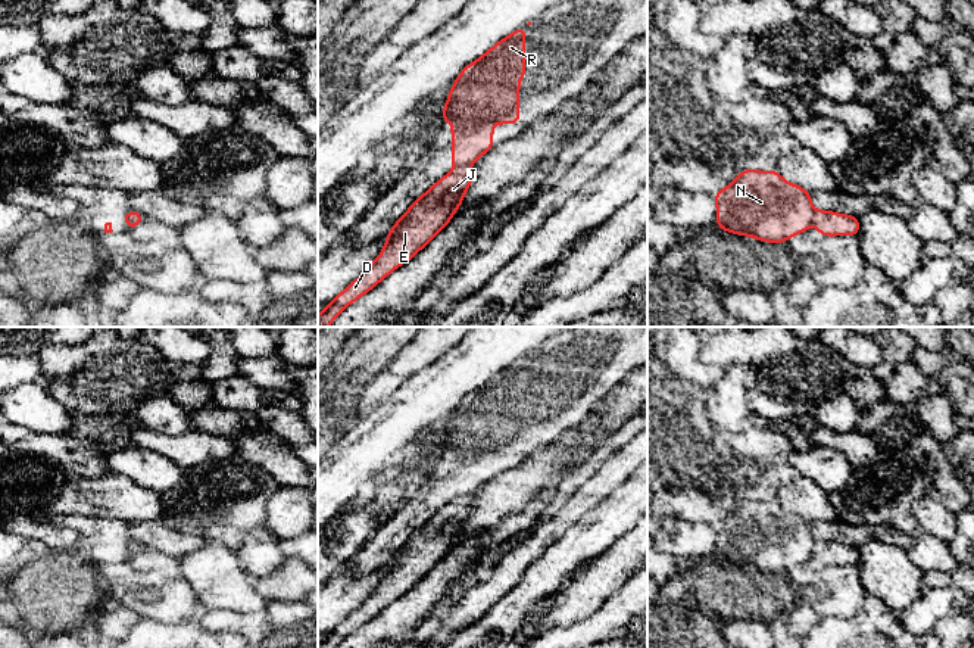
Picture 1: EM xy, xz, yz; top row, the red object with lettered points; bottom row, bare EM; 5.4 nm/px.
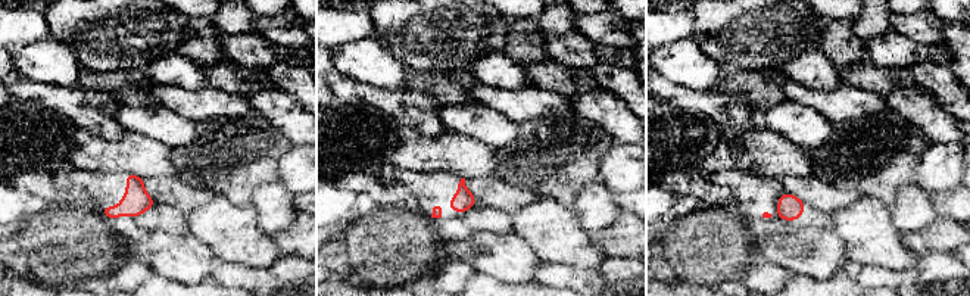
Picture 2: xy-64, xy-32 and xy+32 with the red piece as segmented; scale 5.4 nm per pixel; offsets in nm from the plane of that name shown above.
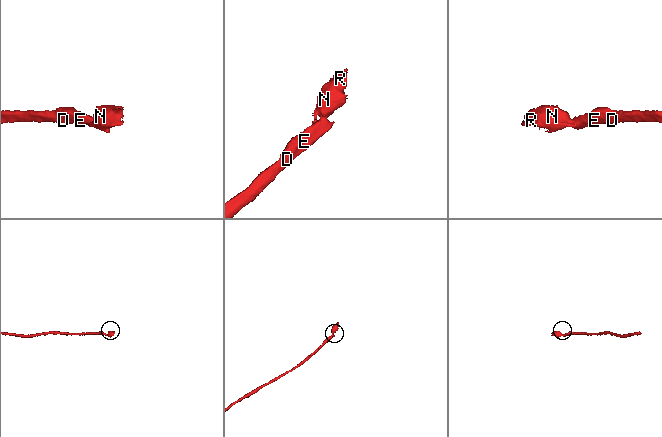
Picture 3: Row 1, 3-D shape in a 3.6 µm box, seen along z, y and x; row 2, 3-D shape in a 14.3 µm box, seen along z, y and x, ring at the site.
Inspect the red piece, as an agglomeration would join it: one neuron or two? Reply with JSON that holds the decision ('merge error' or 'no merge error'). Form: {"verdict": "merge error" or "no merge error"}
{"verdict": "merge error"}

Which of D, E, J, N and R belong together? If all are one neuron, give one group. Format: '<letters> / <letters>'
D E J / N R

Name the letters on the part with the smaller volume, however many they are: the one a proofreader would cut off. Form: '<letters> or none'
N, R

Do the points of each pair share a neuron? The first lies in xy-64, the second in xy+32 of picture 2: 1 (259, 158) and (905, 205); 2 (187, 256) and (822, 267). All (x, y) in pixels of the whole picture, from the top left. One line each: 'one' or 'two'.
1: two
2: one

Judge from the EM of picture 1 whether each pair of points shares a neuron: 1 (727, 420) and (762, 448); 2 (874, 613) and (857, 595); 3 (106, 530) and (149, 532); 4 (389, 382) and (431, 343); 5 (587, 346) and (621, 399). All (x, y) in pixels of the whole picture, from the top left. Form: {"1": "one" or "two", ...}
{"1": "two", "2": "two", "3": "two", "4": "one", "5": "two"}

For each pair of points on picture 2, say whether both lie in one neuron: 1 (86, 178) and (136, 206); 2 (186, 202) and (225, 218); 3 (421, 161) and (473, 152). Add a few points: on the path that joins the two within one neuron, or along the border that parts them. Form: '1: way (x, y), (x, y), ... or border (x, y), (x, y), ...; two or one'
1: way (97, 184), (115, 195), (124, 195); one
2: border (217, 195), (189, 212); two
3: way (434, 153), (459, 153); one

